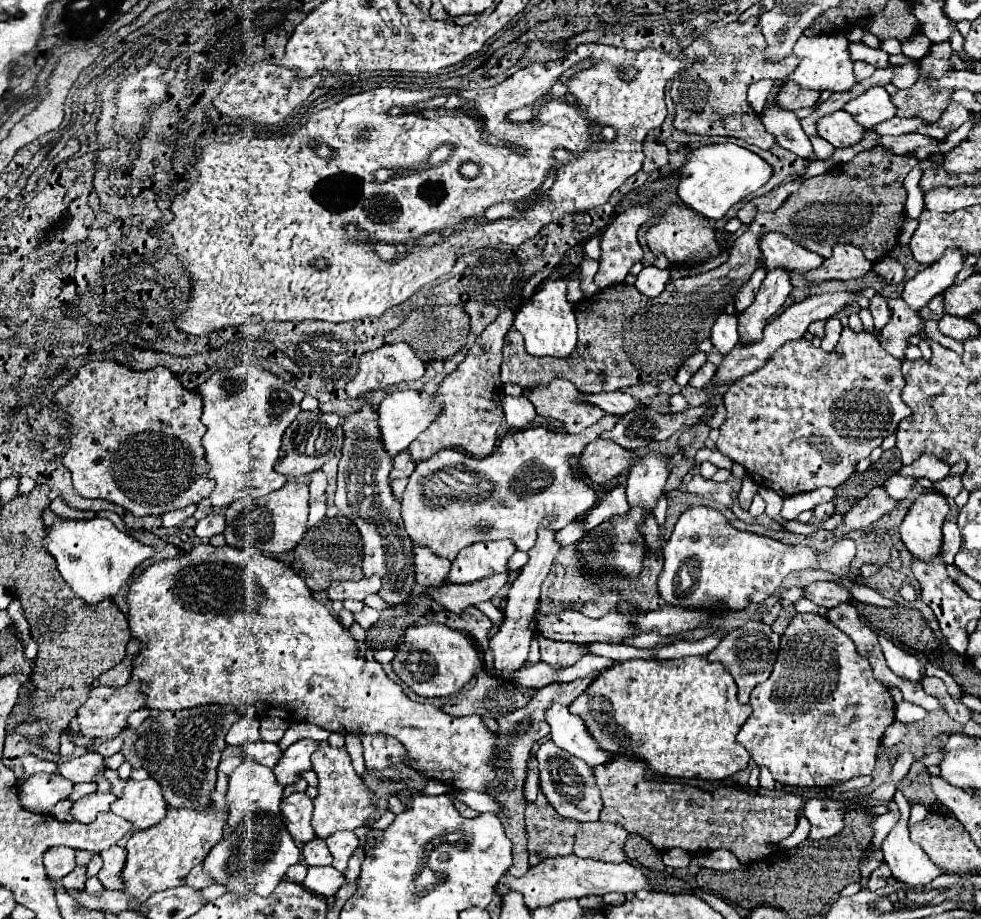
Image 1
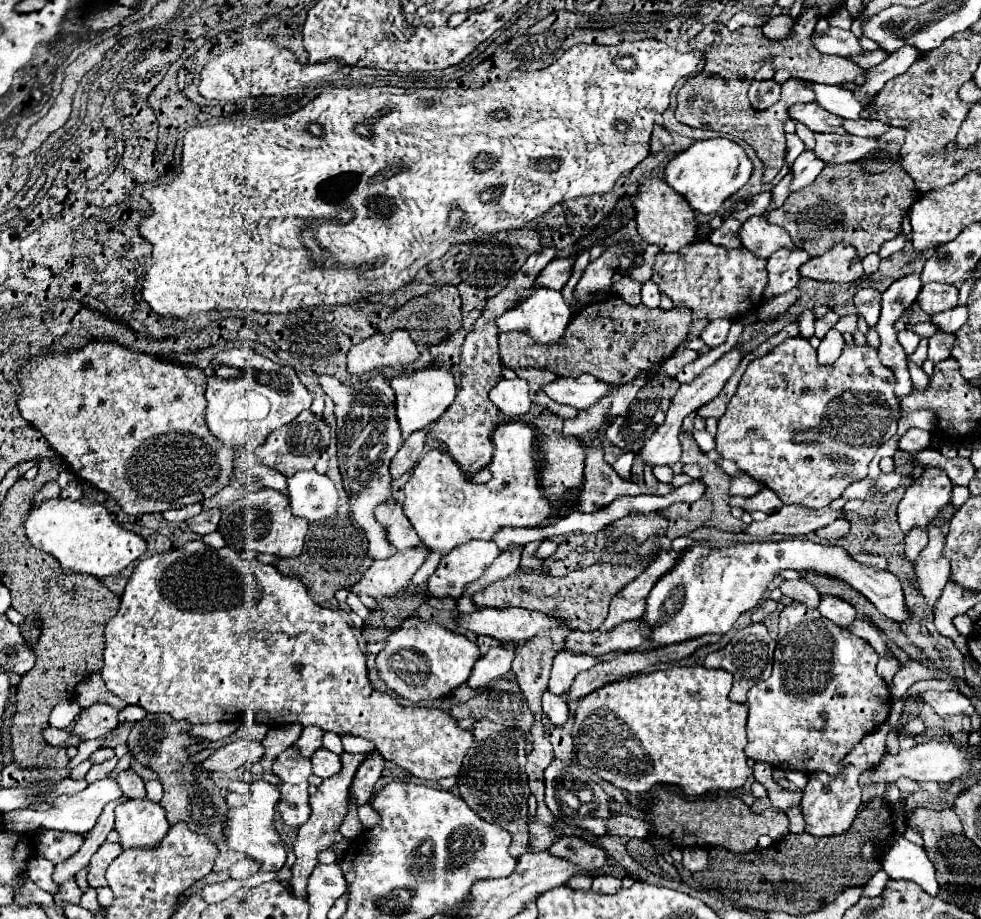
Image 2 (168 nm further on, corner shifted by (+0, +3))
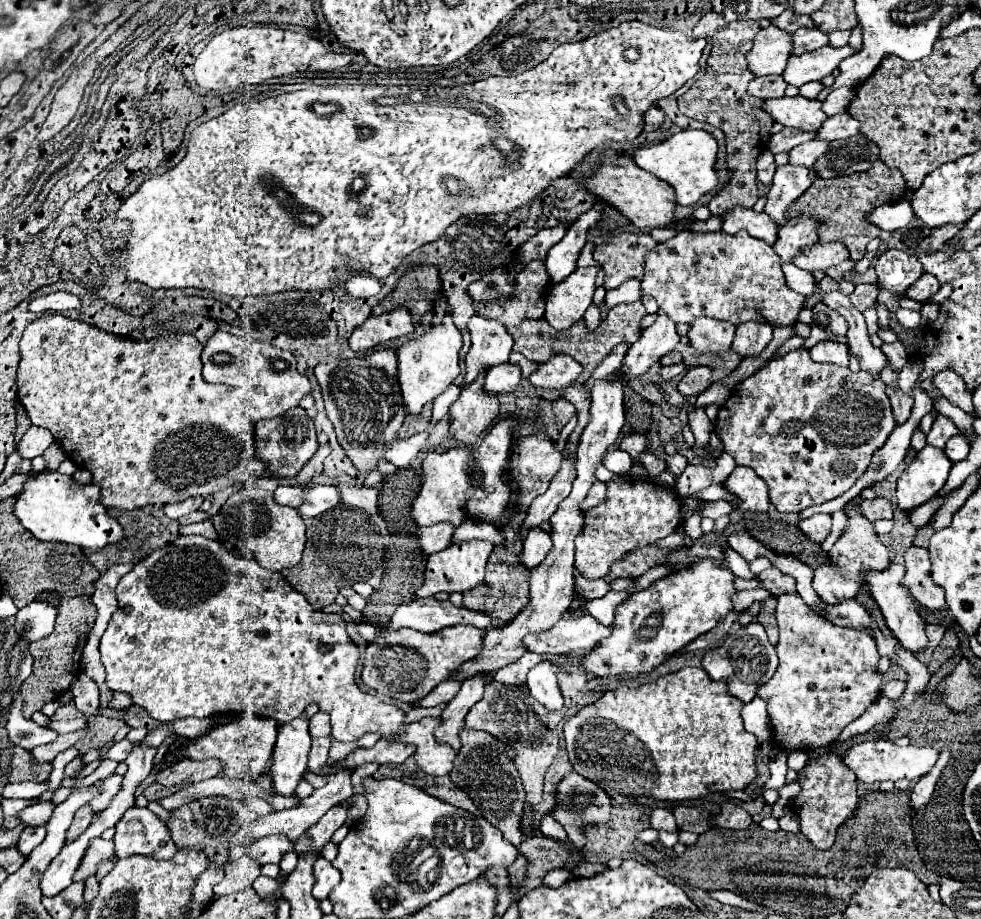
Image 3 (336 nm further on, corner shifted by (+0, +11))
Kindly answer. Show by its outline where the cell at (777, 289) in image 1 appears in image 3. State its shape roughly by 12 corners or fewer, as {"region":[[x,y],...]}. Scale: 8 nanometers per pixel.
{"region":[[815,216],[787,220],[773,244],[791,262],[807,244],[815,244],[821,224]]}

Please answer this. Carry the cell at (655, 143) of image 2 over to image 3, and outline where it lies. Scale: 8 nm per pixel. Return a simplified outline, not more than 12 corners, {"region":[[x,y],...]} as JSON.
{"region":[[657,106],[649,108],[643,116],[645,132],[661,126],[665,114]]}

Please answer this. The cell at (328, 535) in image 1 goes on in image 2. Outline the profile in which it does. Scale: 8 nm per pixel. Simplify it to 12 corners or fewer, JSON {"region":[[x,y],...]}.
{"region":[[347,508],[309,524],[301,556],[279,558],[313,602],[361,580],[367,540]]}

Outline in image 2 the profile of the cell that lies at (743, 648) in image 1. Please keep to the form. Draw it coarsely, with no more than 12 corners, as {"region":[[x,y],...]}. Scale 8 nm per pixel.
{"region":[[765,624],[737,630],[705,658],[733,674],[729,698],[771,676],[775,640]]}

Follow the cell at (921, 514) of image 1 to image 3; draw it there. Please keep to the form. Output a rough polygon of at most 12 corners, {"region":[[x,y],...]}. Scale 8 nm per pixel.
{"region":[[925,446],[897,480],[897,506],[911,512],[937,496],[953,462]]}

